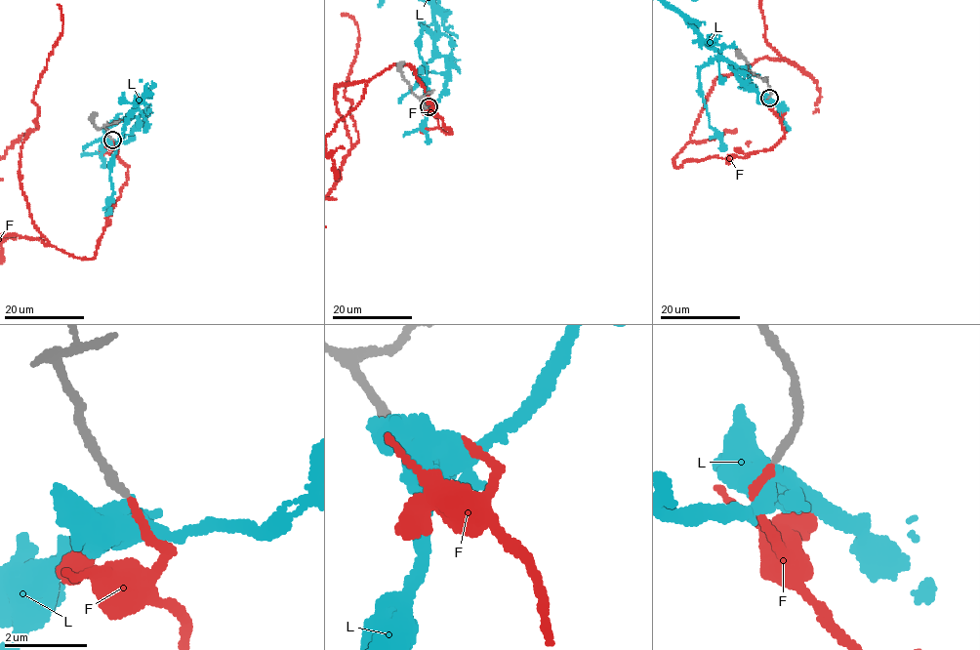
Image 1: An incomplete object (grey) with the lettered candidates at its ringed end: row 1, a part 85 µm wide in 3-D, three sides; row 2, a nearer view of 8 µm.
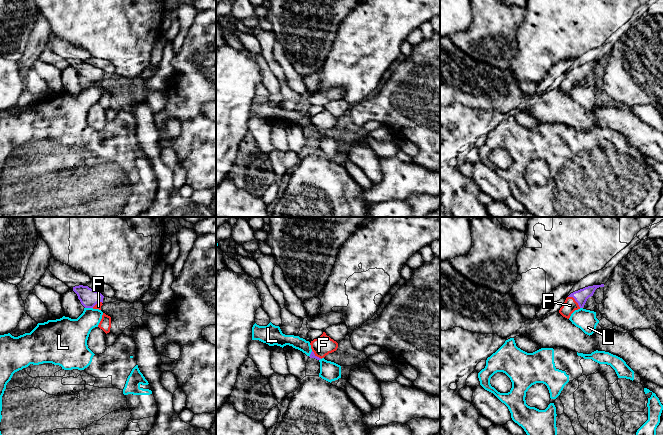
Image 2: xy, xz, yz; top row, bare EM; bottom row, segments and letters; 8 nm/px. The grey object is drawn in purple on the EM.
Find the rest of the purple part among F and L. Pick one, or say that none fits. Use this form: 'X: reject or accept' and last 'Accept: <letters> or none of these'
F: accept
L: reject
Accept: F

